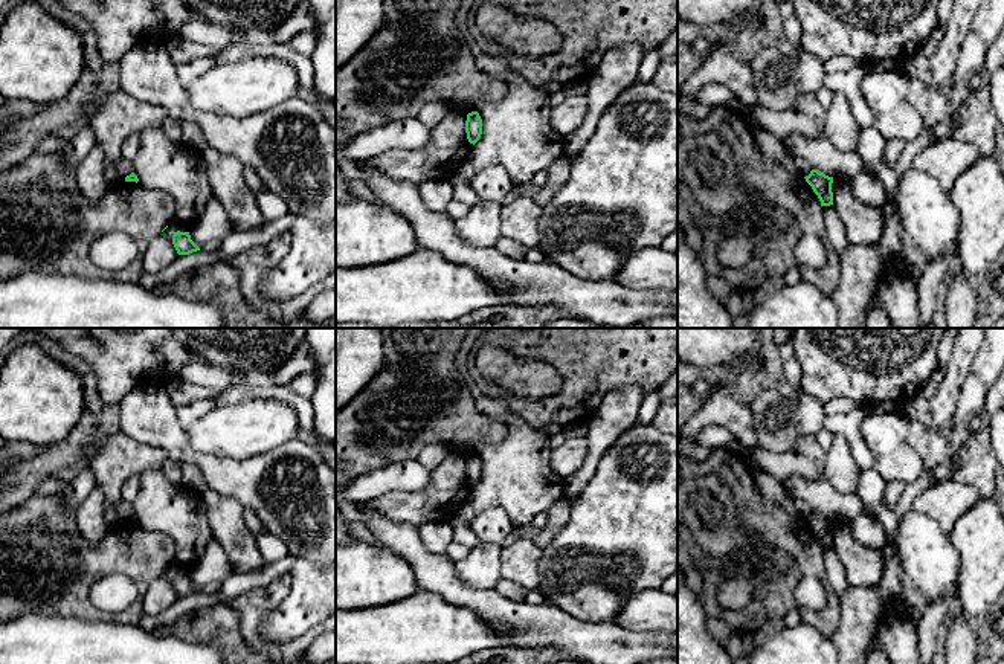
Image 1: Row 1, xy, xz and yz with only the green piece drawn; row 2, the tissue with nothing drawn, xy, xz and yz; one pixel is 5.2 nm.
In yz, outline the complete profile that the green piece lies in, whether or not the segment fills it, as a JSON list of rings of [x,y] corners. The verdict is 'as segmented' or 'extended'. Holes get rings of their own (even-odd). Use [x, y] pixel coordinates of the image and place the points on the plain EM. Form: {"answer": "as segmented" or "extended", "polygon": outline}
{"answer": "as segmented", "polygon": [[[812,511],[810,516],[806,517],[804,521],[812,528],[813,534],[818,537],[821,548],[833,546],[833,519],[829,519],[818,511]]]}

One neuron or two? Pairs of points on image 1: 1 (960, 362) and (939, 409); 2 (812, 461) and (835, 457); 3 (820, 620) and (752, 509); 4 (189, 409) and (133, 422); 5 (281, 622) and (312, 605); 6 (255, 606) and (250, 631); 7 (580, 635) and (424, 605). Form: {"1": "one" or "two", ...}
{"1": "one", "2": "two", "3": "one", "4": "two", "5": "one", "6": "one", "7": "two"}

